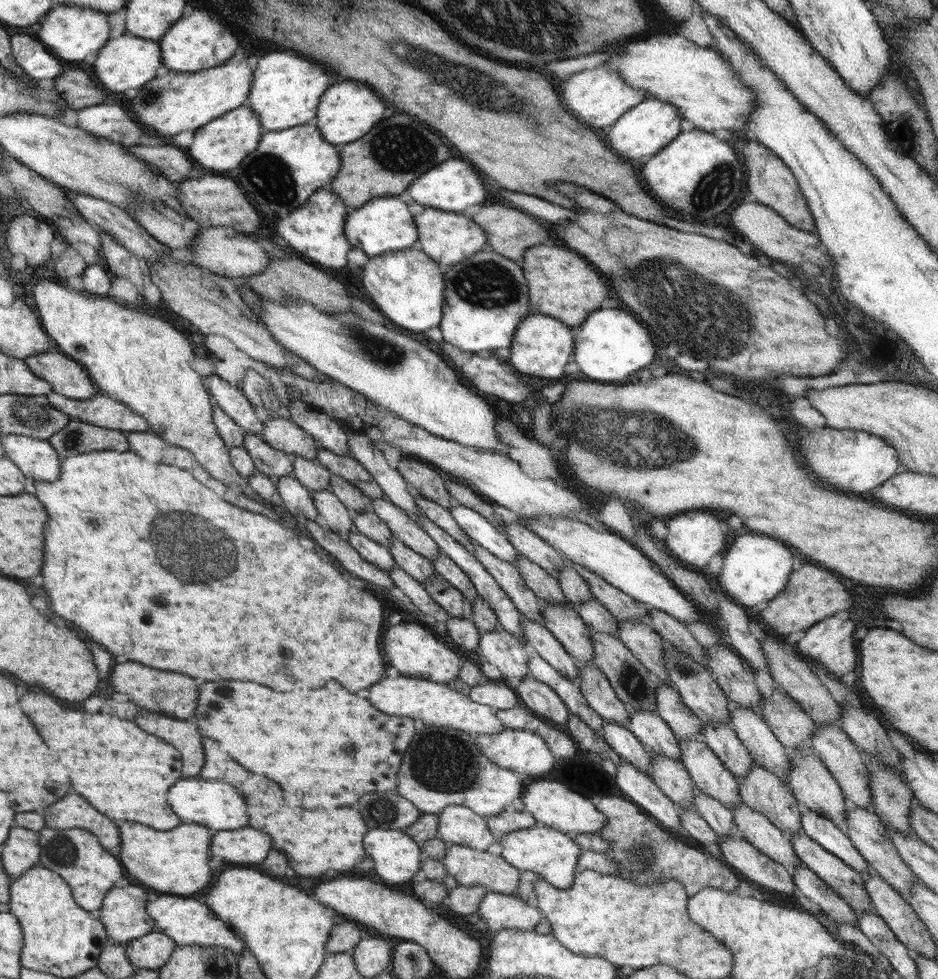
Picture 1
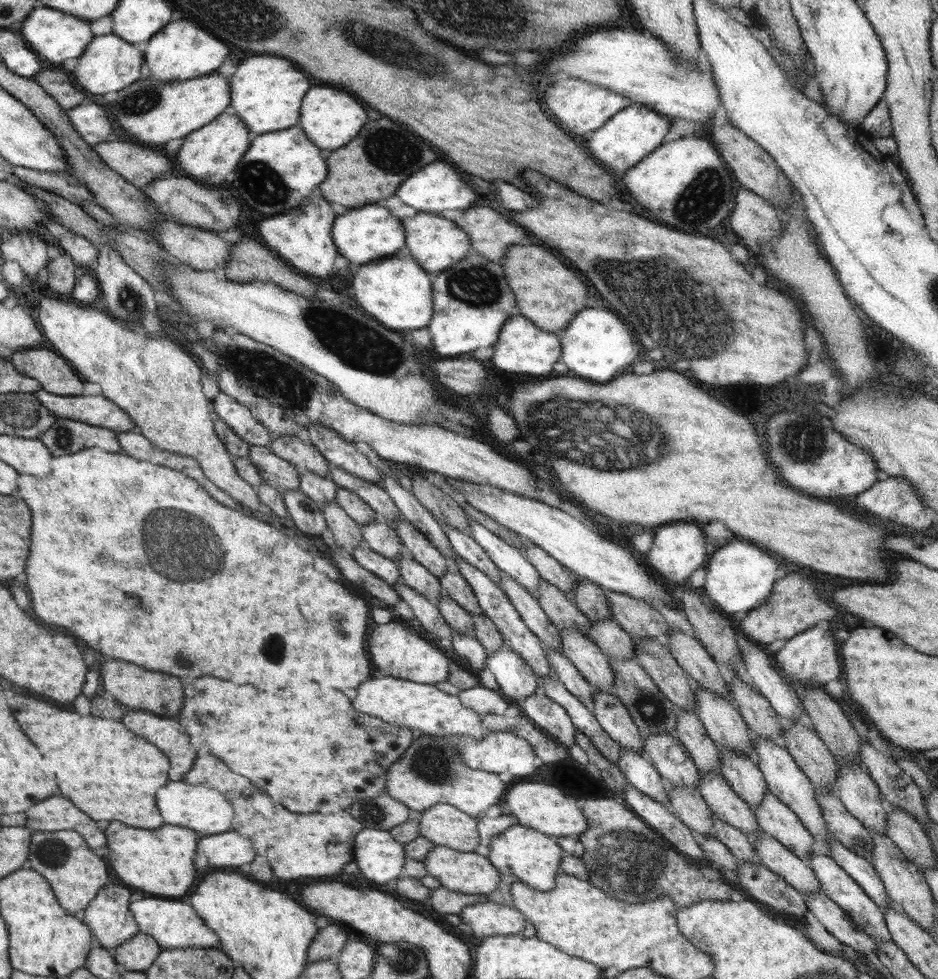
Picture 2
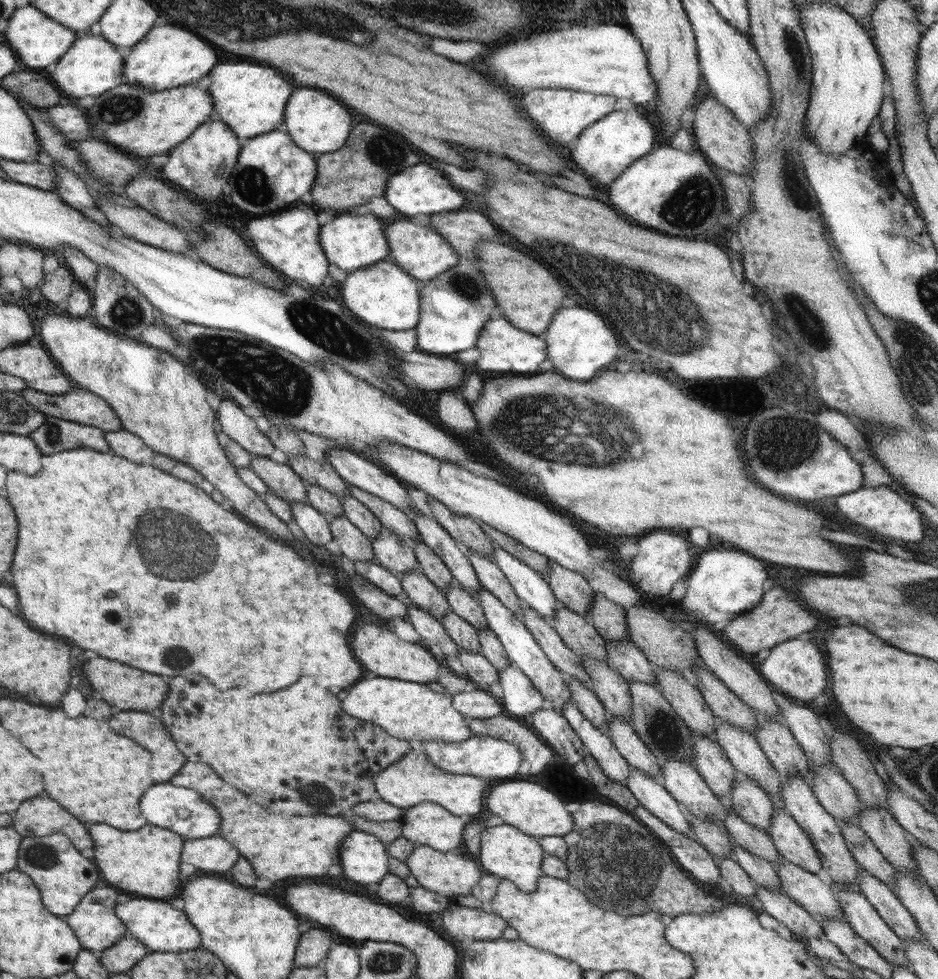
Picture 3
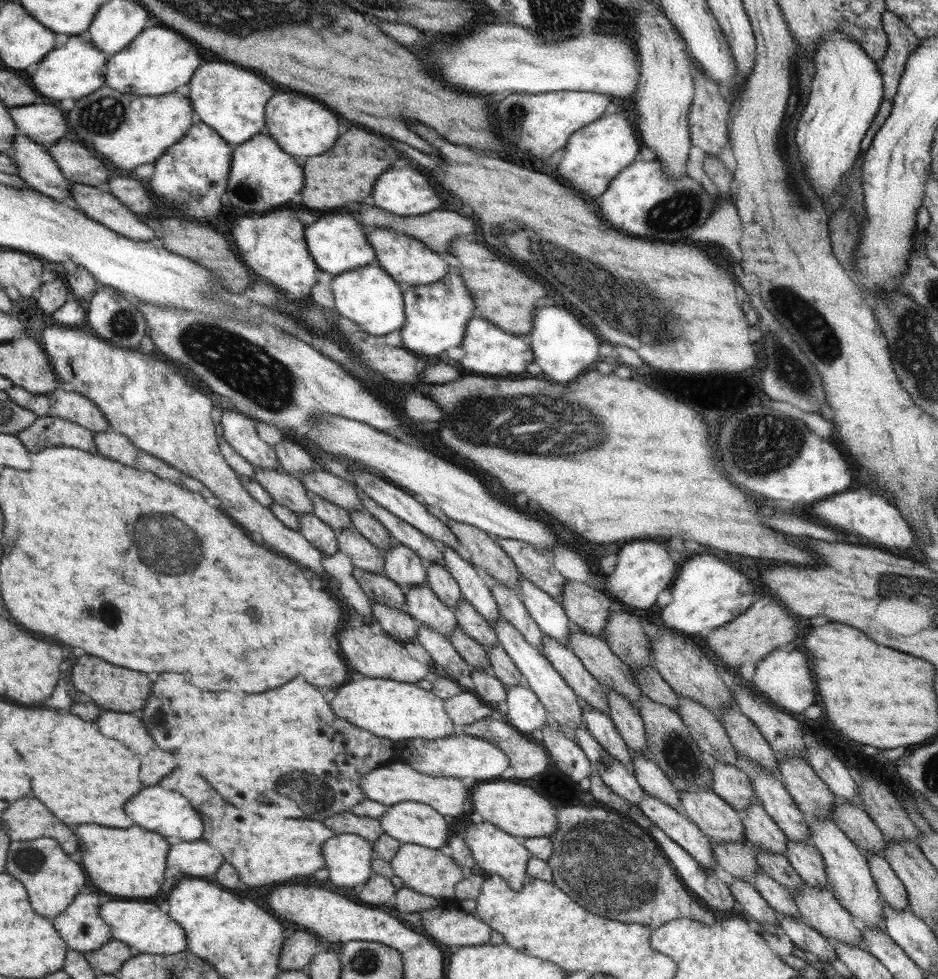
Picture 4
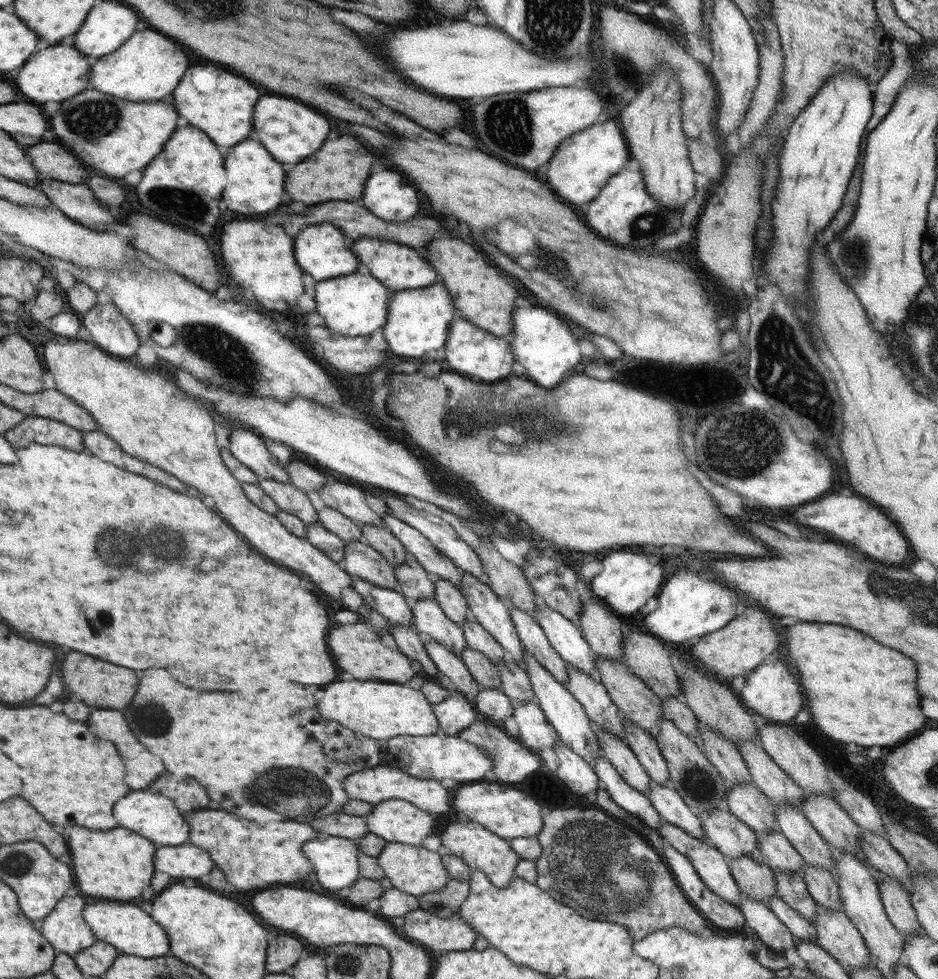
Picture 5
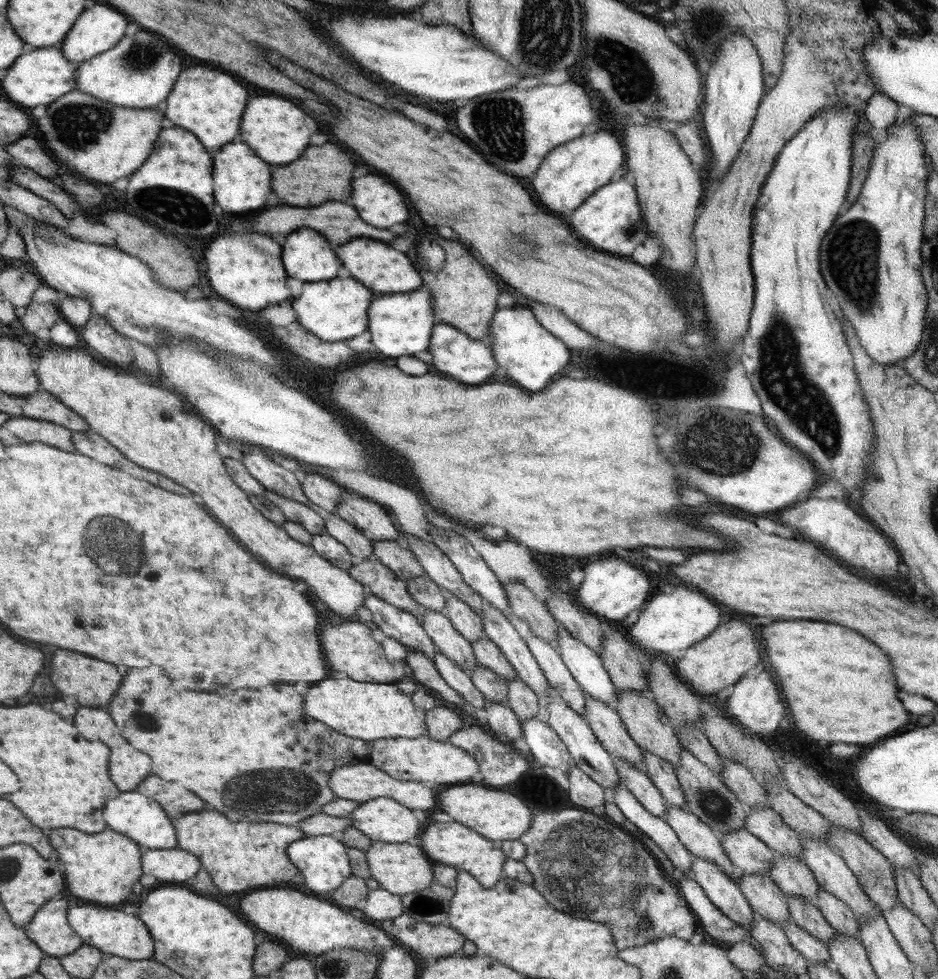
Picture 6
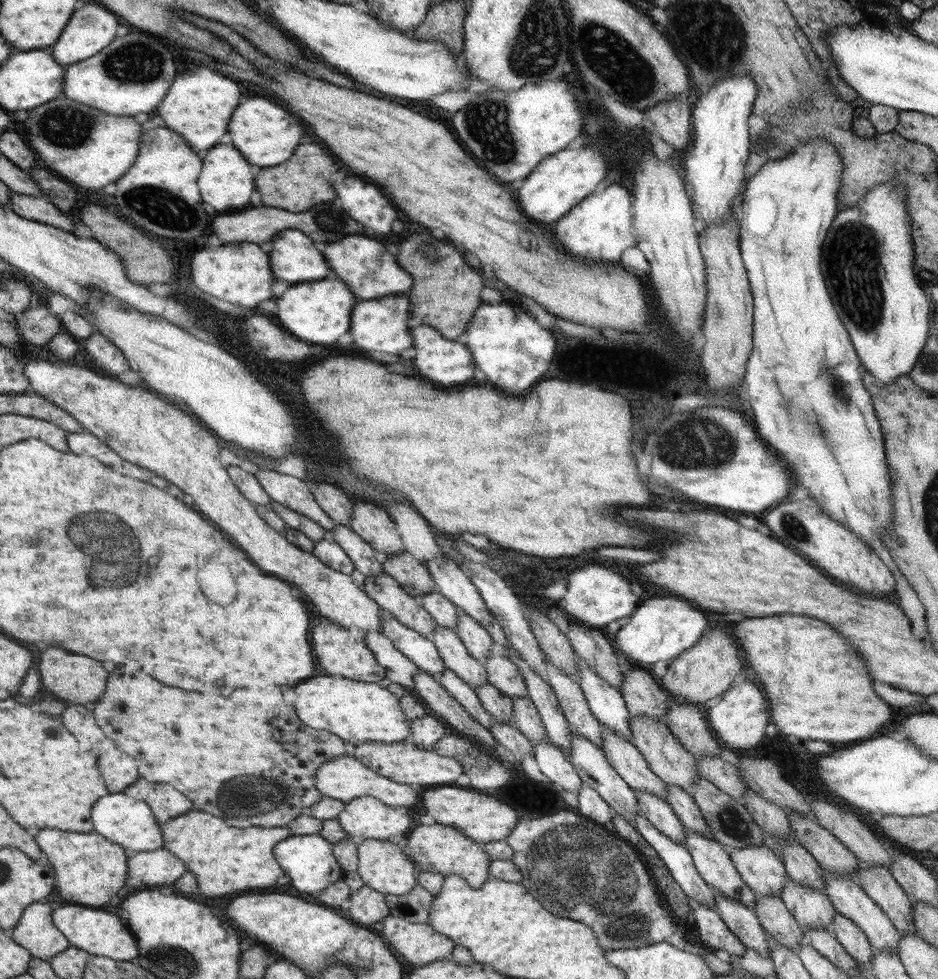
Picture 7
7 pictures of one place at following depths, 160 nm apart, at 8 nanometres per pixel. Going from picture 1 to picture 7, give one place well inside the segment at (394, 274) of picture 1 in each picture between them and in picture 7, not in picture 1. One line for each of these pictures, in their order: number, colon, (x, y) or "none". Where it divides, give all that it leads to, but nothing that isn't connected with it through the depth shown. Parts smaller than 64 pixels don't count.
2: (396, 291)
3: (383, 295)
4: (369, 296)
5: (352, 305)
6: (333, 310)
7: (319, 311)

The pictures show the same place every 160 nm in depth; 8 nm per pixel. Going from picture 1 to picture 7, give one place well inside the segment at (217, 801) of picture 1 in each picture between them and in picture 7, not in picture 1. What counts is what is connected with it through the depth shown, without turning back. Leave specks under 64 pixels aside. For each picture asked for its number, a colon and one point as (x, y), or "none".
2: (208, 812)
3: (183, 811)
4: (167, 813)
5: (148, 814)
6: (131, 814)
7: (122, 820)

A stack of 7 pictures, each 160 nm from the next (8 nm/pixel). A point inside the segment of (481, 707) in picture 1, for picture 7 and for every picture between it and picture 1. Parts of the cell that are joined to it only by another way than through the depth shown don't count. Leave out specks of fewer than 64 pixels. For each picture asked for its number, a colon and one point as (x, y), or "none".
2: (400, 703)
3: (407, 710)
4: (396, 710)
5: (382, 710)
6: (366, 711)
7: (358, 712)

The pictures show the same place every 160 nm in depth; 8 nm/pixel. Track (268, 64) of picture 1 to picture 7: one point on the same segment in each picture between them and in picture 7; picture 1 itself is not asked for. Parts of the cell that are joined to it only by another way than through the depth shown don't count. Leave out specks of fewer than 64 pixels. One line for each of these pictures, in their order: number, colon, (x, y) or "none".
2: (266, 91)
3: (250, 99)
4: (231, 100)
5: (217, 102)
6: (210, 105)
7: (201, 103)

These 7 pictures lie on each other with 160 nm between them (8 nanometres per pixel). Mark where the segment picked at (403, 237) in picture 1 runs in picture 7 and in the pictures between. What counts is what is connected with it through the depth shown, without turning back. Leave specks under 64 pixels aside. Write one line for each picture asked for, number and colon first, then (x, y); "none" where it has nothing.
2: (366, 235)
3: (357, 239)
4: (337, 243)
5: (323, 252)
6: (307, 256)
7: (295, 258)

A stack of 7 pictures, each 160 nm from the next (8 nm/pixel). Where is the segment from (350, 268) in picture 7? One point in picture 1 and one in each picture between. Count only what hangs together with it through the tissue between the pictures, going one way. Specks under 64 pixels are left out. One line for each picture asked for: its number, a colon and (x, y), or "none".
1: (448, 238)
2: (436, 243)
3: (422, 253)
4: (410, 263)
5: (398, 267)
6: (384, 270)

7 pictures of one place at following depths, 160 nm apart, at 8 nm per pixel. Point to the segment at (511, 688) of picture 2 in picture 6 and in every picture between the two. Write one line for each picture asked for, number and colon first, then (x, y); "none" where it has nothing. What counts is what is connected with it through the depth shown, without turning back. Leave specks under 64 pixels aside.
3: (521, 699)
4: (525, 713)
5: (535, 732)
6: (546, 747)

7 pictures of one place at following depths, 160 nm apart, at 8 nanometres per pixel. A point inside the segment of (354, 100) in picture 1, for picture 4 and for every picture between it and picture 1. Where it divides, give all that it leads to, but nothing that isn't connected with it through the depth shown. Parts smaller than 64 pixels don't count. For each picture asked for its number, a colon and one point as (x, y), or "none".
2: (331, 118)
3: (316, 122)
4: (303, 127)

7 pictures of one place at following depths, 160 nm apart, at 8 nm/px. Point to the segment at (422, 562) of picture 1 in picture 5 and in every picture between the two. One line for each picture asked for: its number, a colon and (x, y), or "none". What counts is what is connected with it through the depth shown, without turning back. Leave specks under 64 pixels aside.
2: (413, 574)
3: (421, 592)
4: (421, 603)
5: (428, 617)

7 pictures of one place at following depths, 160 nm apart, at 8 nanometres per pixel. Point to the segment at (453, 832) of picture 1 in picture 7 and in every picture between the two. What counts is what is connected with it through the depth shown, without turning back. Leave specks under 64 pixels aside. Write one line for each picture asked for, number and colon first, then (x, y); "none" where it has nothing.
2: (445, 825)
3: (429, 824)
4: (411, 822)
5: (397, 821)
6: (386, 820)
7: (366, 817)

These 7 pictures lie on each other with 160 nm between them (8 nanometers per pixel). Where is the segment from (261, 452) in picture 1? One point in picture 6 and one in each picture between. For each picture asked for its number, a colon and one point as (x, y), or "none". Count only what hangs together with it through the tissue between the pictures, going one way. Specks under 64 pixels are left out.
2: (275, 471)
3: (282, 480)
4: (289, 491)
5: (290, 499)
6: (301, 513)

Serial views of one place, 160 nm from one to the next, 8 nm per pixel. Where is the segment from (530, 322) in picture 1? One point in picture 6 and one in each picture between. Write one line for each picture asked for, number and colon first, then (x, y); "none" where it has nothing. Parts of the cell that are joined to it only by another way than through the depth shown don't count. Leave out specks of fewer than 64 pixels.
2: (521, 347)
3: (503, 348)
4: (488, 351)
5: (471, 352)
6: (469, 360)

